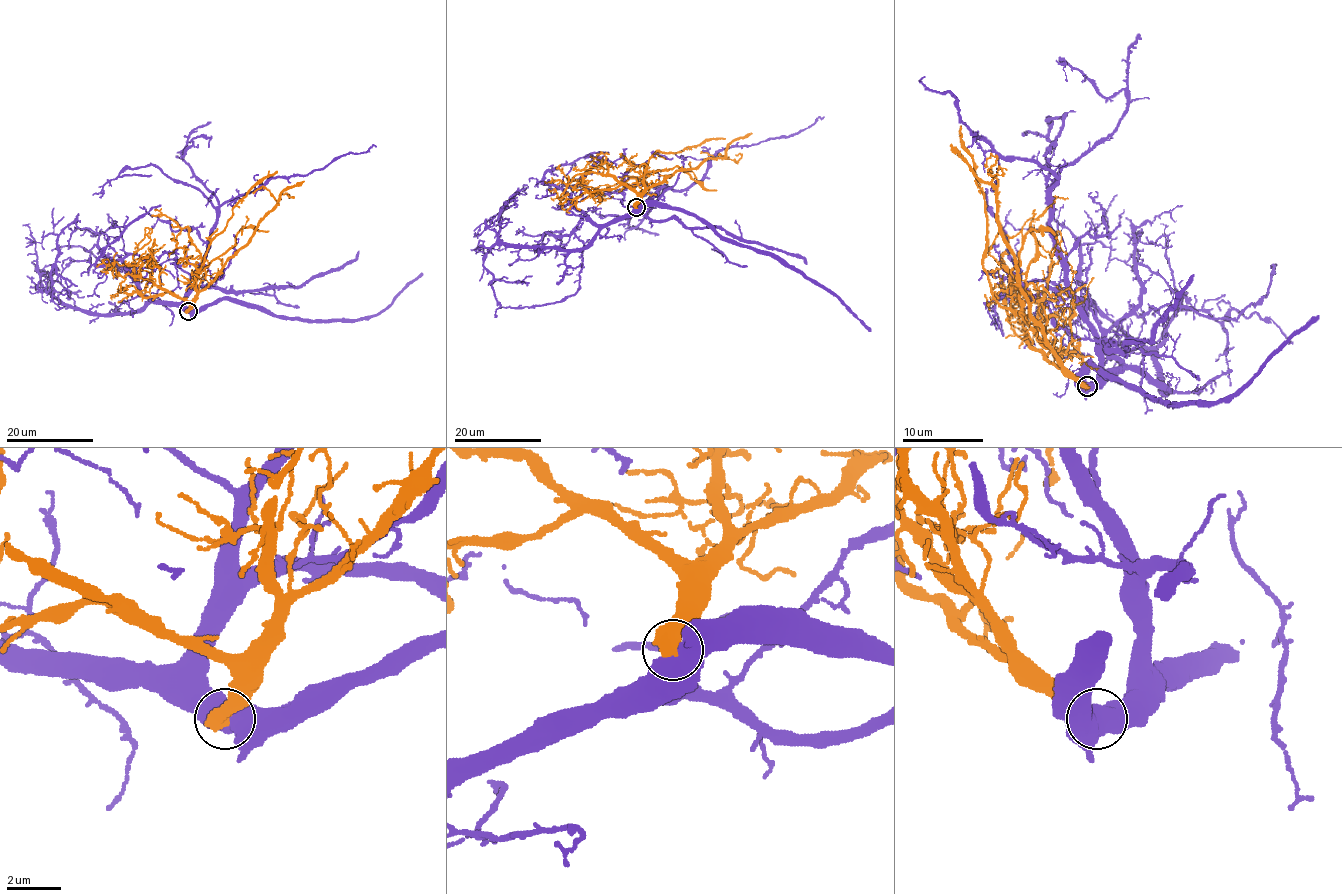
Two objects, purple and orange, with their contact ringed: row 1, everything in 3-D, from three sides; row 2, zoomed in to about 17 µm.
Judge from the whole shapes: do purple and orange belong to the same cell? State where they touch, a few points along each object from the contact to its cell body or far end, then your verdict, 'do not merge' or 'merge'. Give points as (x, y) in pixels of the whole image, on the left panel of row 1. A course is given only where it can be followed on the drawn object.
(188, 311) | purple via (188, 311), (186, 286), (202, 258), (217, 209), (275, 177), (308, 174), (376, 146) | orange via (188, 311), (189, 304), (247, 243), (283, 192), (303, 181) | do not merge

